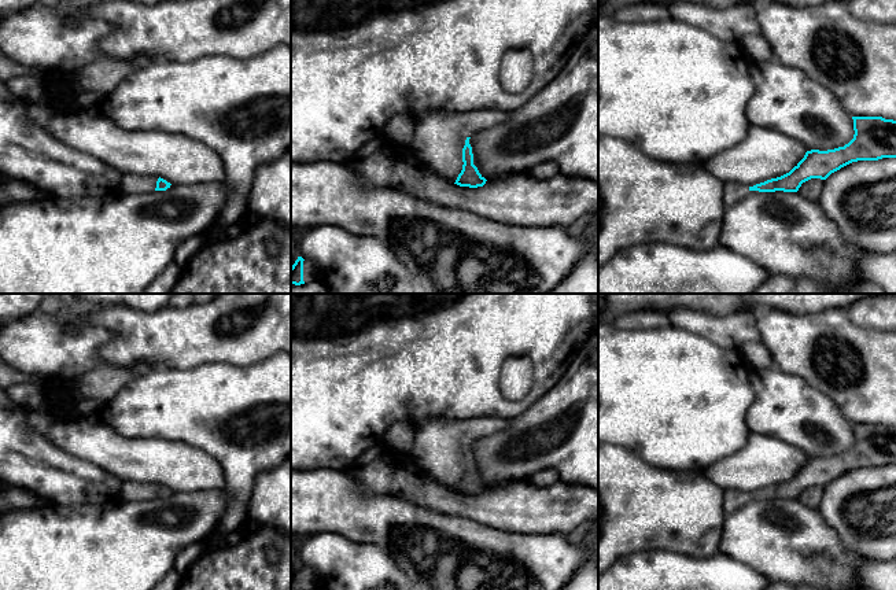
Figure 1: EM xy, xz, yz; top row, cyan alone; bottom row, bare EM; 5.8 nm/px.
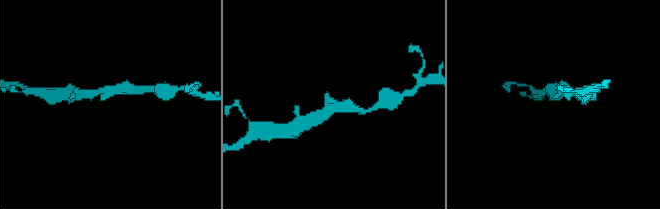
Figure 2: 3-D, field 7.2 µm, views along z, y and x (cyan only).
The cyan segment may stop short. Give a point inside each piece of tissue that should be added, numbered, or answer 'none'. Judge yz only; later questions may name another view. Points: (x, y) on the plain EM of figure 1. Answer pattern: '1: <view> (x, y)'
1: yz (734, 500)

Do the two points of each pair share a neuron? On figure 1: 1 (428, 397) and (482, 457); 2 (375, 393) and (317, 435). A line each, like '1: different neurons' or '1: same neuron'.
1: different neurons
2: same neuron

